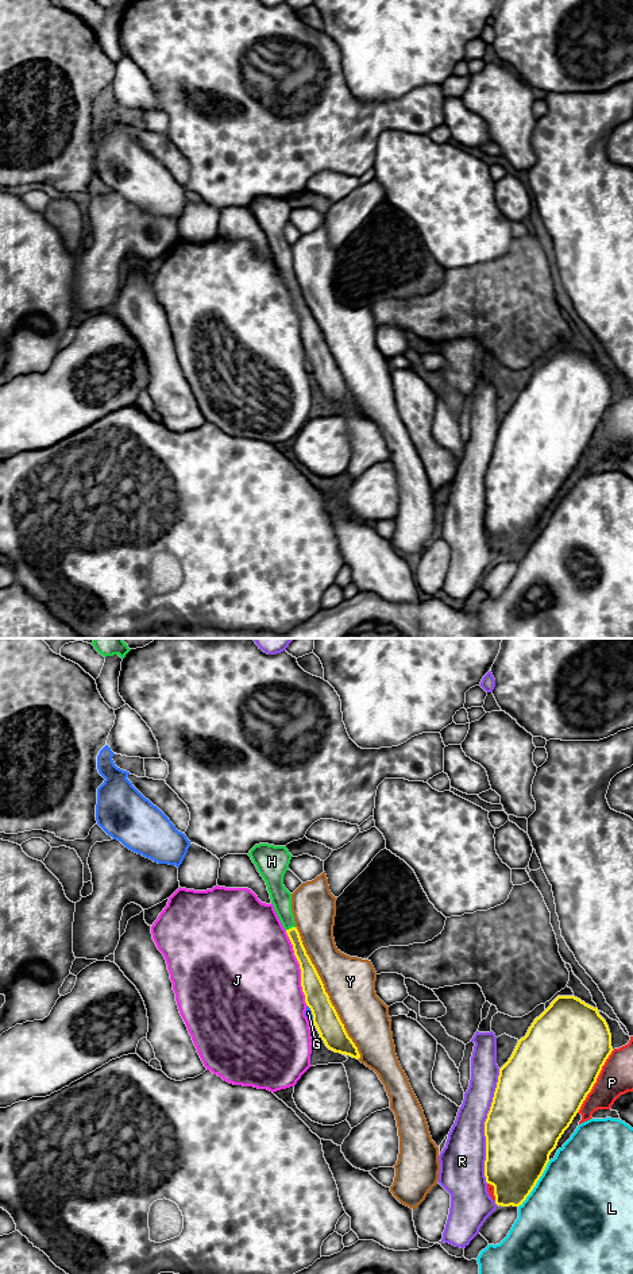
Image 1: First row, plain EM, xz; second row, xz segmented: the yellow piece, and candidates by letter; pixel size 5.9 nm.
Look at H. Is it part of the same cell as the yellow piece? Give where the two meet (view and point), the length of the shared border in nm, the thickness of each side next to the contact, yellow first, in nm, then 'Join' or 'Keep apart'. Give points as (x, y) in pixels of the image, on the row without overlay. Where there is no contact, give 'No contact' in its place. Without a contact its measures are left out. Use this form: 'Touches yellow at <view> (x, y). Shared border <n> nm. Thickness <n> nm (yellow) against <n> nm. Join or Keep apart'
Touches yellow at xz (292, 280). Shared border 60 nm. Thickness 80 nm (yellow) against 120 nm. Join

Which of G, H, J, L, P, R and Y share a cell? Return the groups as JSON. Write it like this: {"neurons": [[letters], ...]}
{"neurons": [["G"], ["H"], ["J"], ["L"], ["P"], ["R"], ["Y"]]}

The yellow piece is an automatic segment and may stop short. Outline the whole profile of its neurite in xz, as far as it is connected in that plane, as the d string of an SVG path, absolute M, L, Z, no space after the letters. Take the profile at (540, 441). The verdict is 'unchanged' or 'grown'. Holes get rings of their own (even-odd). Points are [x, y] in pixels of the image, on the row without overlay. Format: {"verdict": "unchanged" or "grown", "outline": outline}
{"verdict": "unchanged", "outline": "M557 348L518 393L512 409L499 421L485 474L485 529L494 538L498 559L520 559L530 547L611 404L606 372L598 360L575 348Z"}

